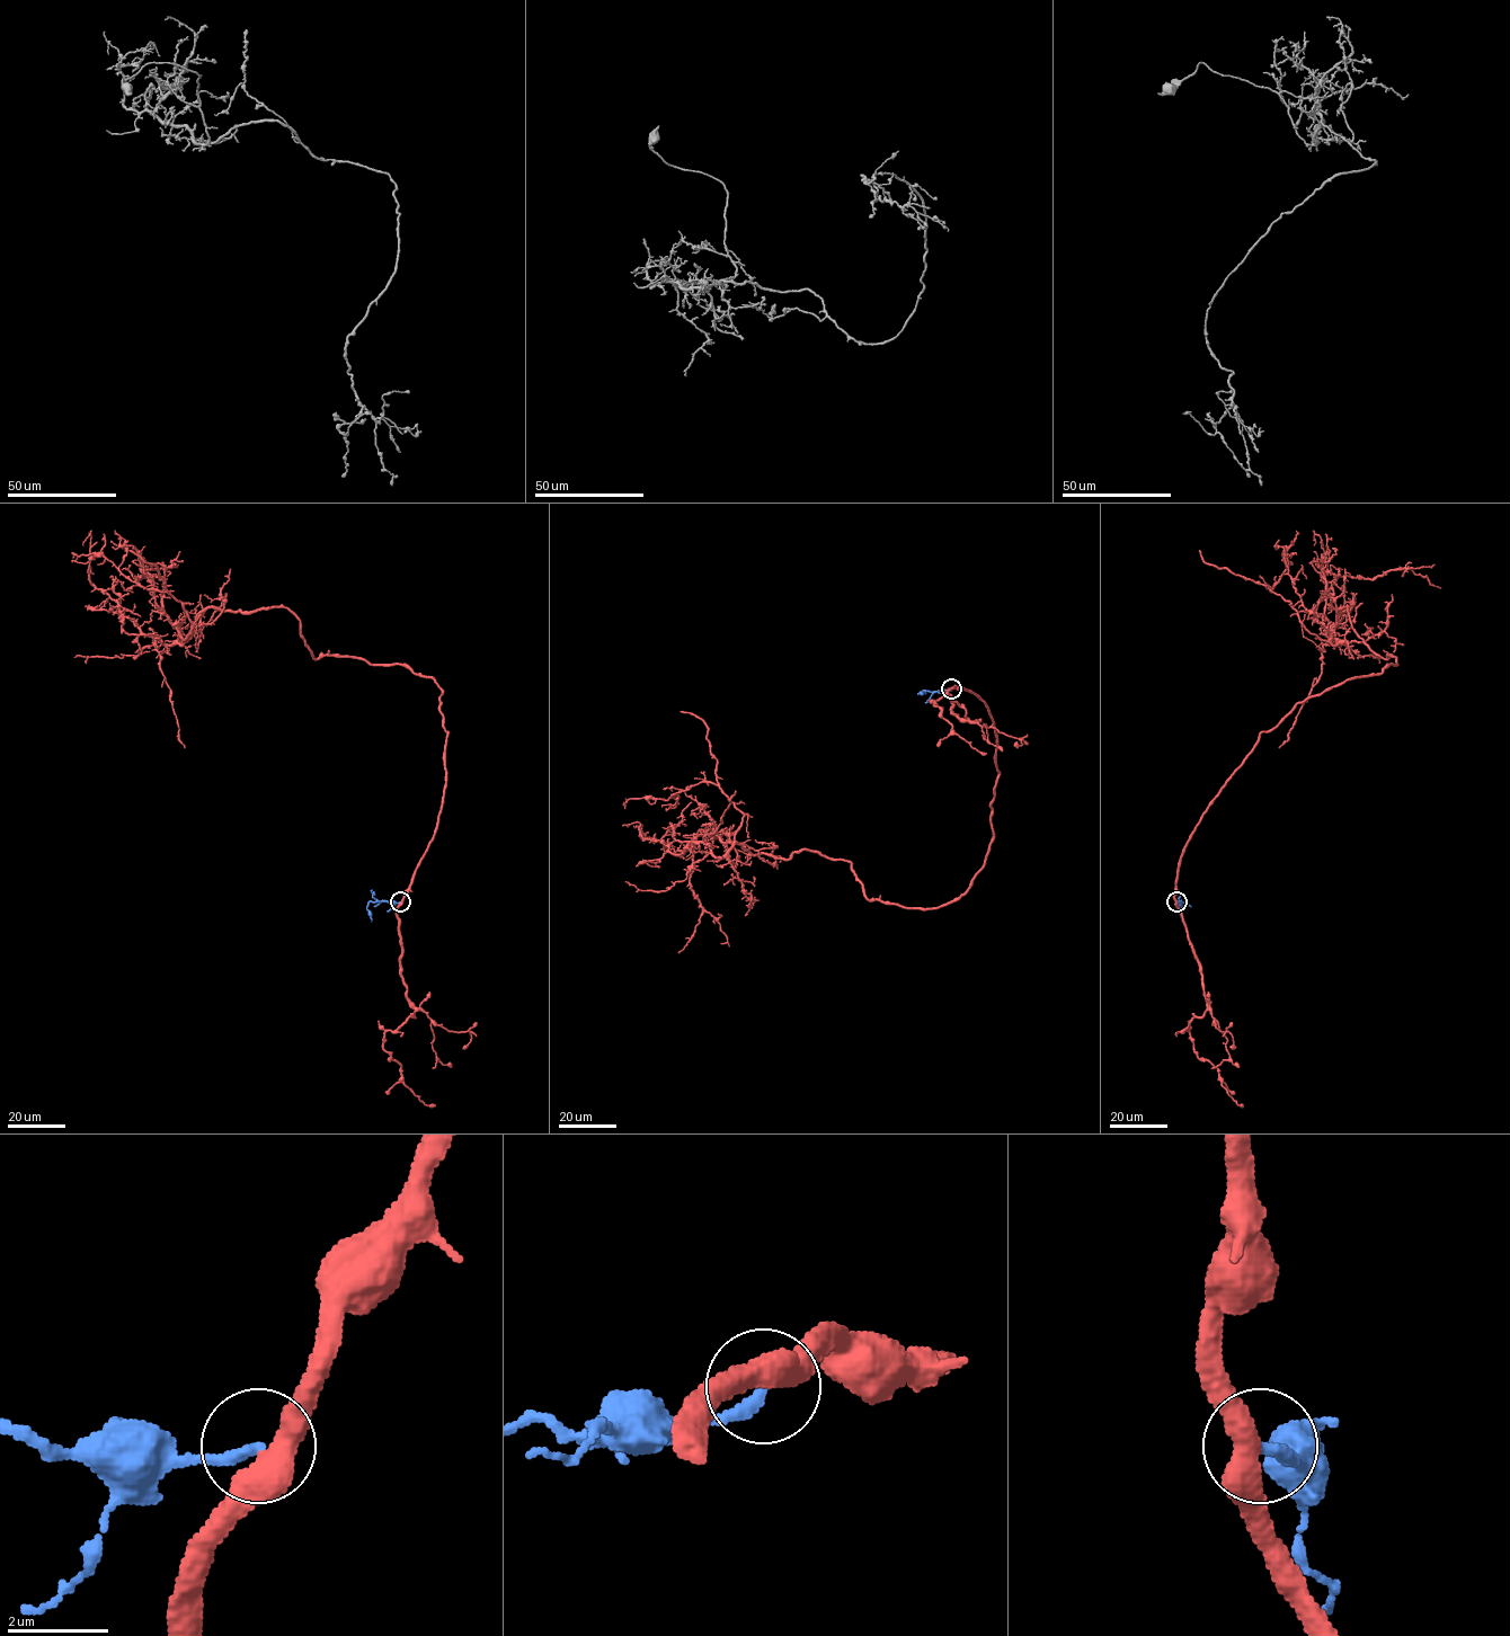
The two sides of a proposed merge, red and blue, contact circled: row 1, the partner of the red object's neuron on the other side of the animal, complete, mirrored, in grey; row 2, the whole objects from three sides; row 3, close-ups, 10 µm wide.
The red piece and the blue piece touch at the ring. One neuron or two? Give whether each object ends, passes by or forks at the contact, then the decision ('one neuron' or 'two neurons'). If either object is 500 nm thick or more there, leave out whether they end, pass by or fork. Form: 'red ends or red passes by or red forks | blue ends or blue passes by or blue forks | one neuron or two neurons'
two neurons

